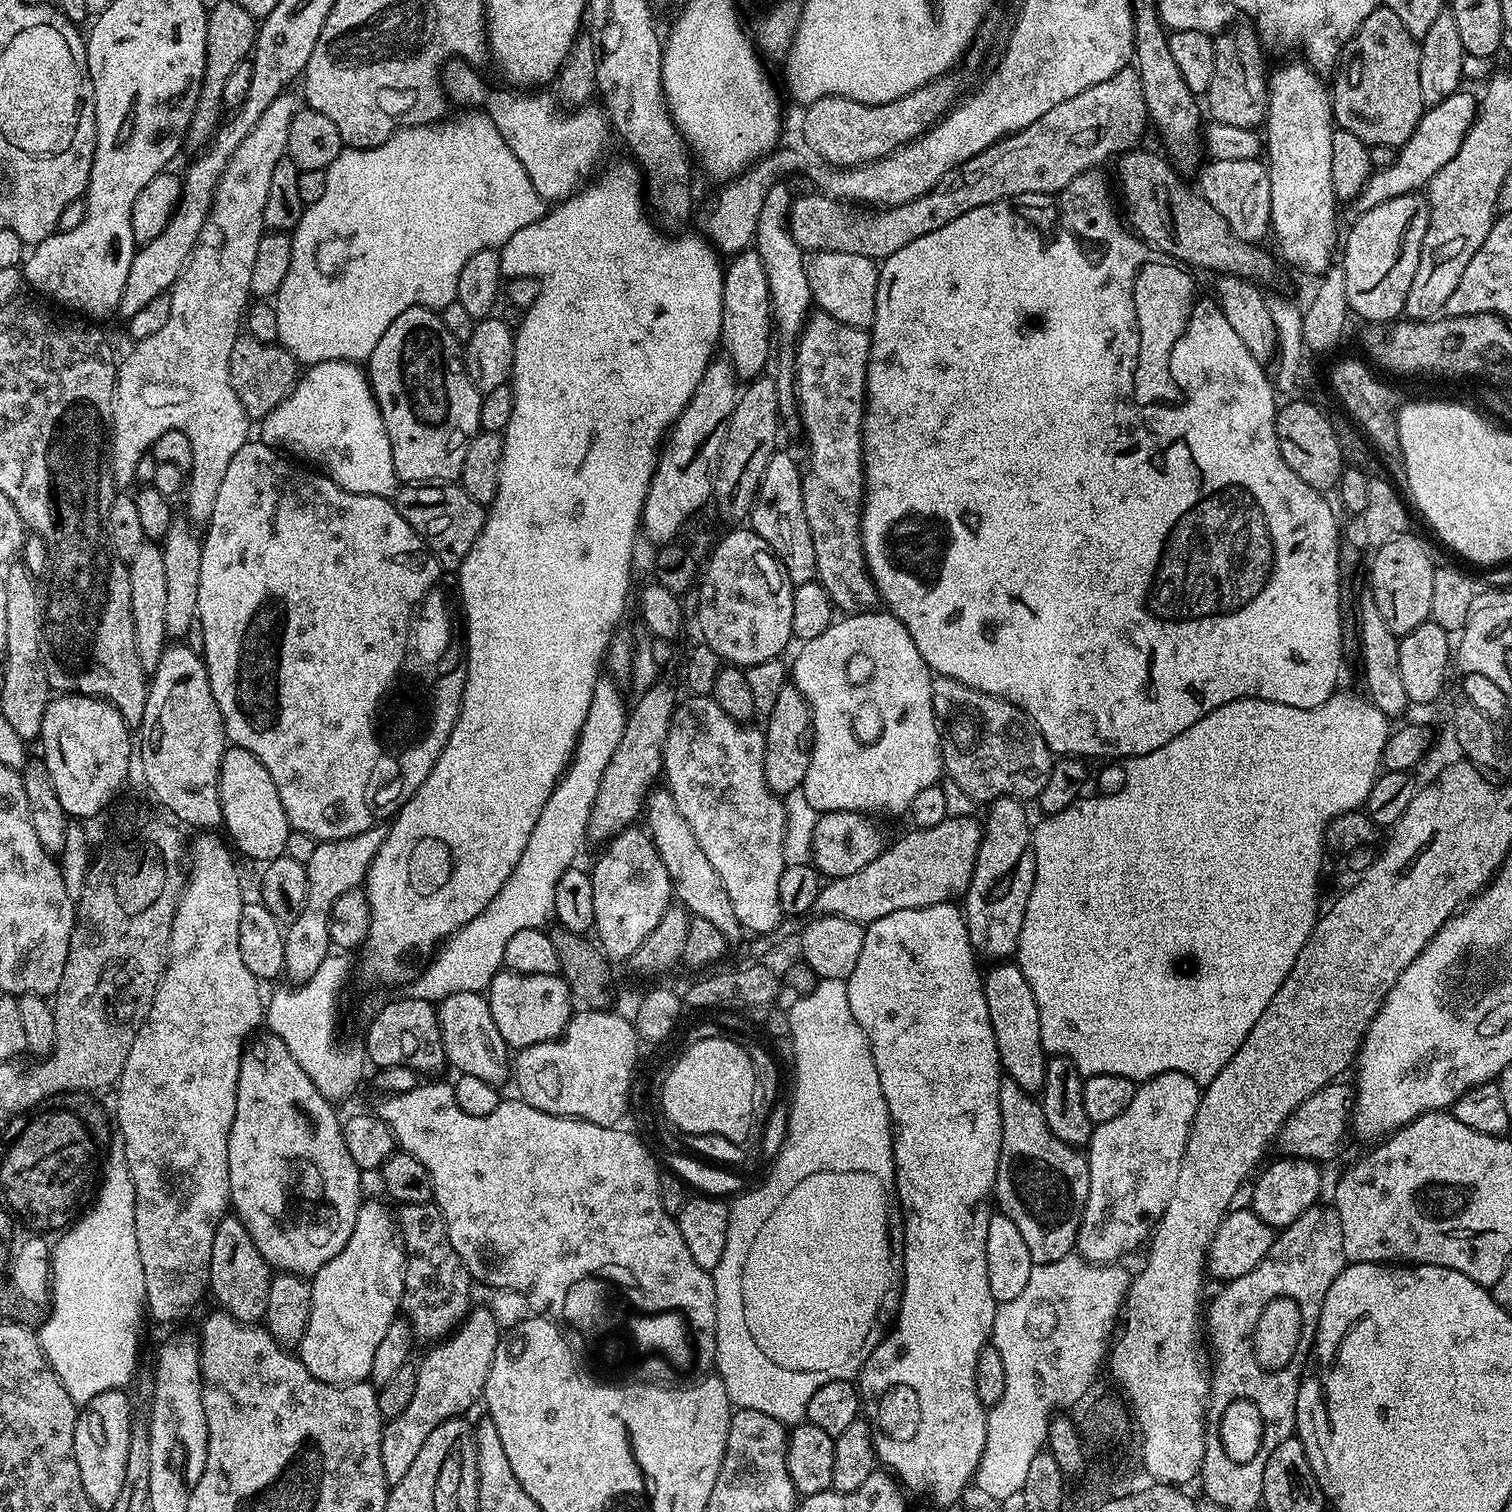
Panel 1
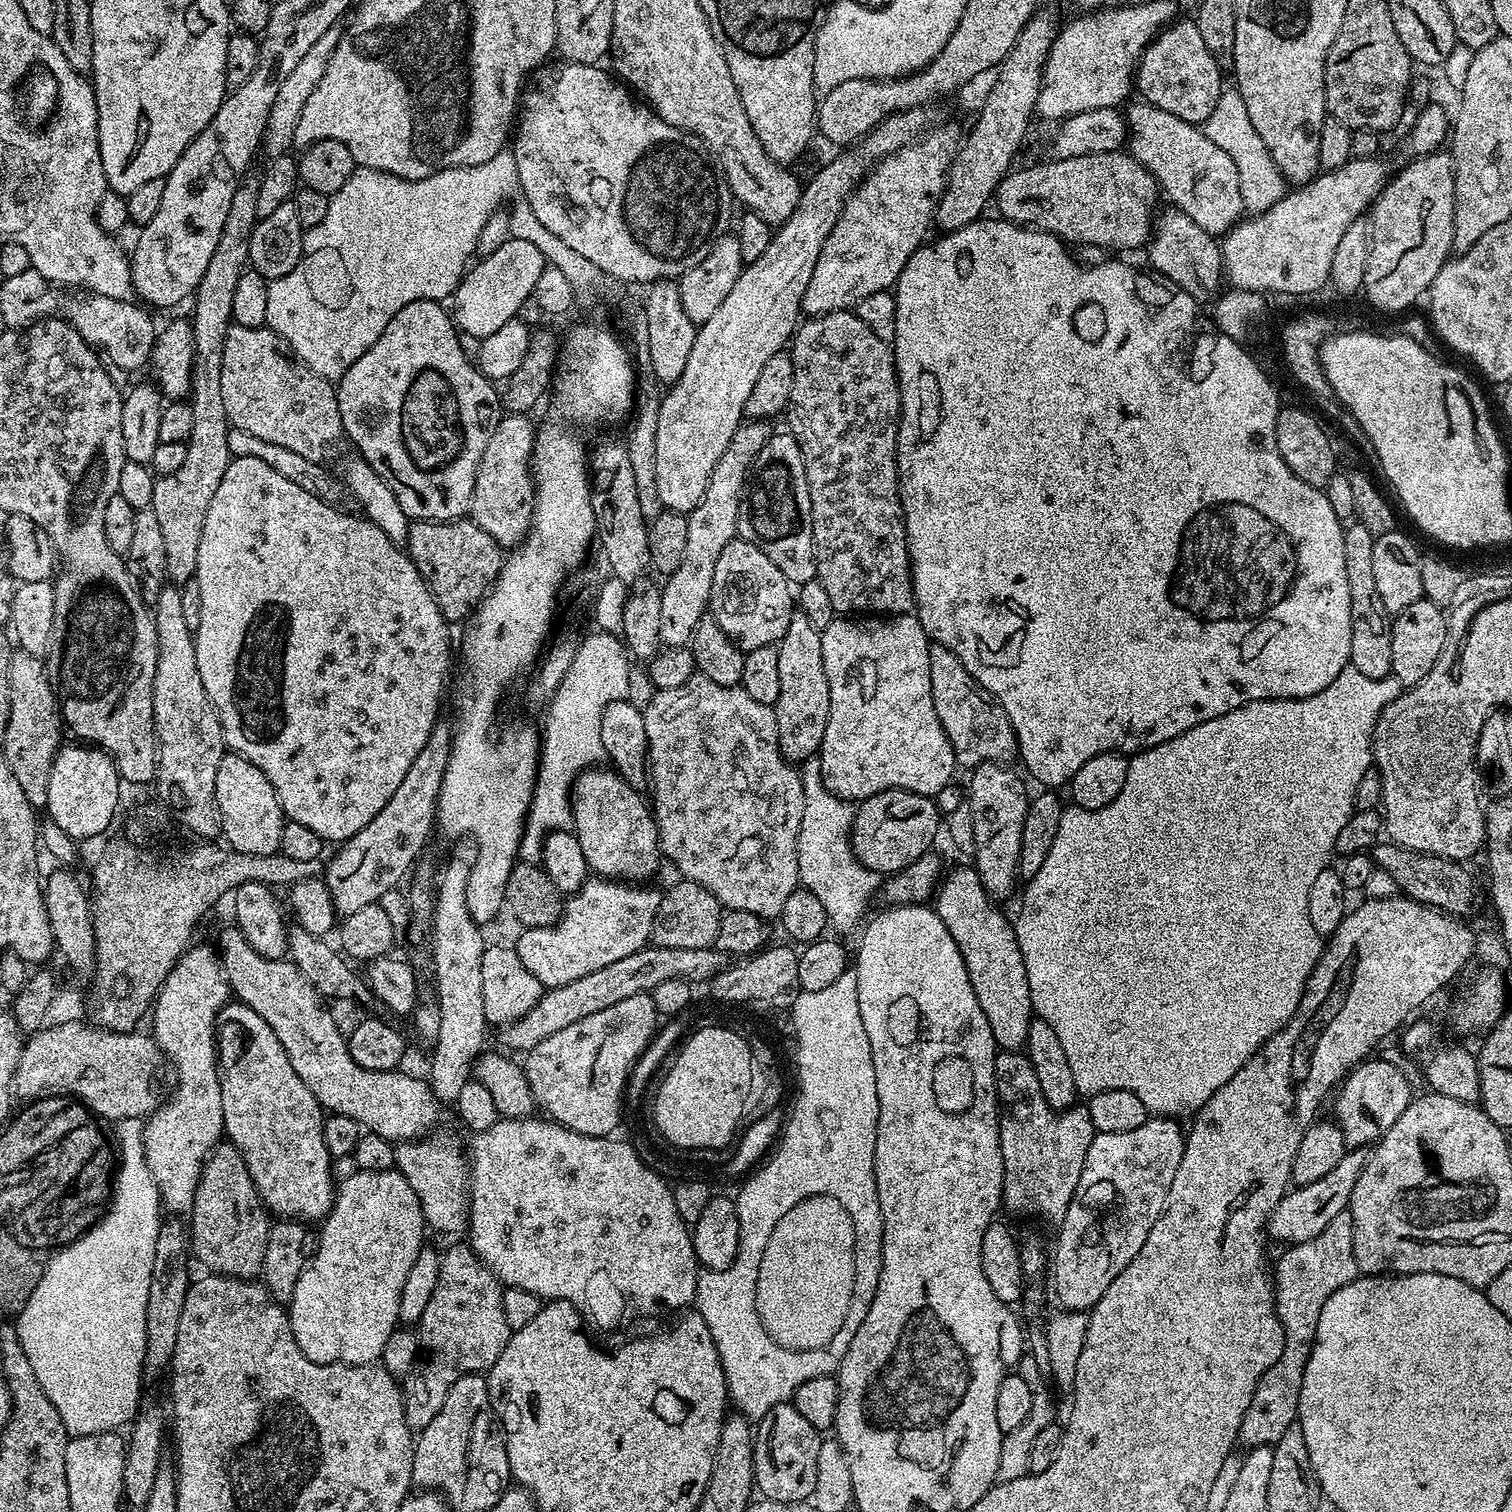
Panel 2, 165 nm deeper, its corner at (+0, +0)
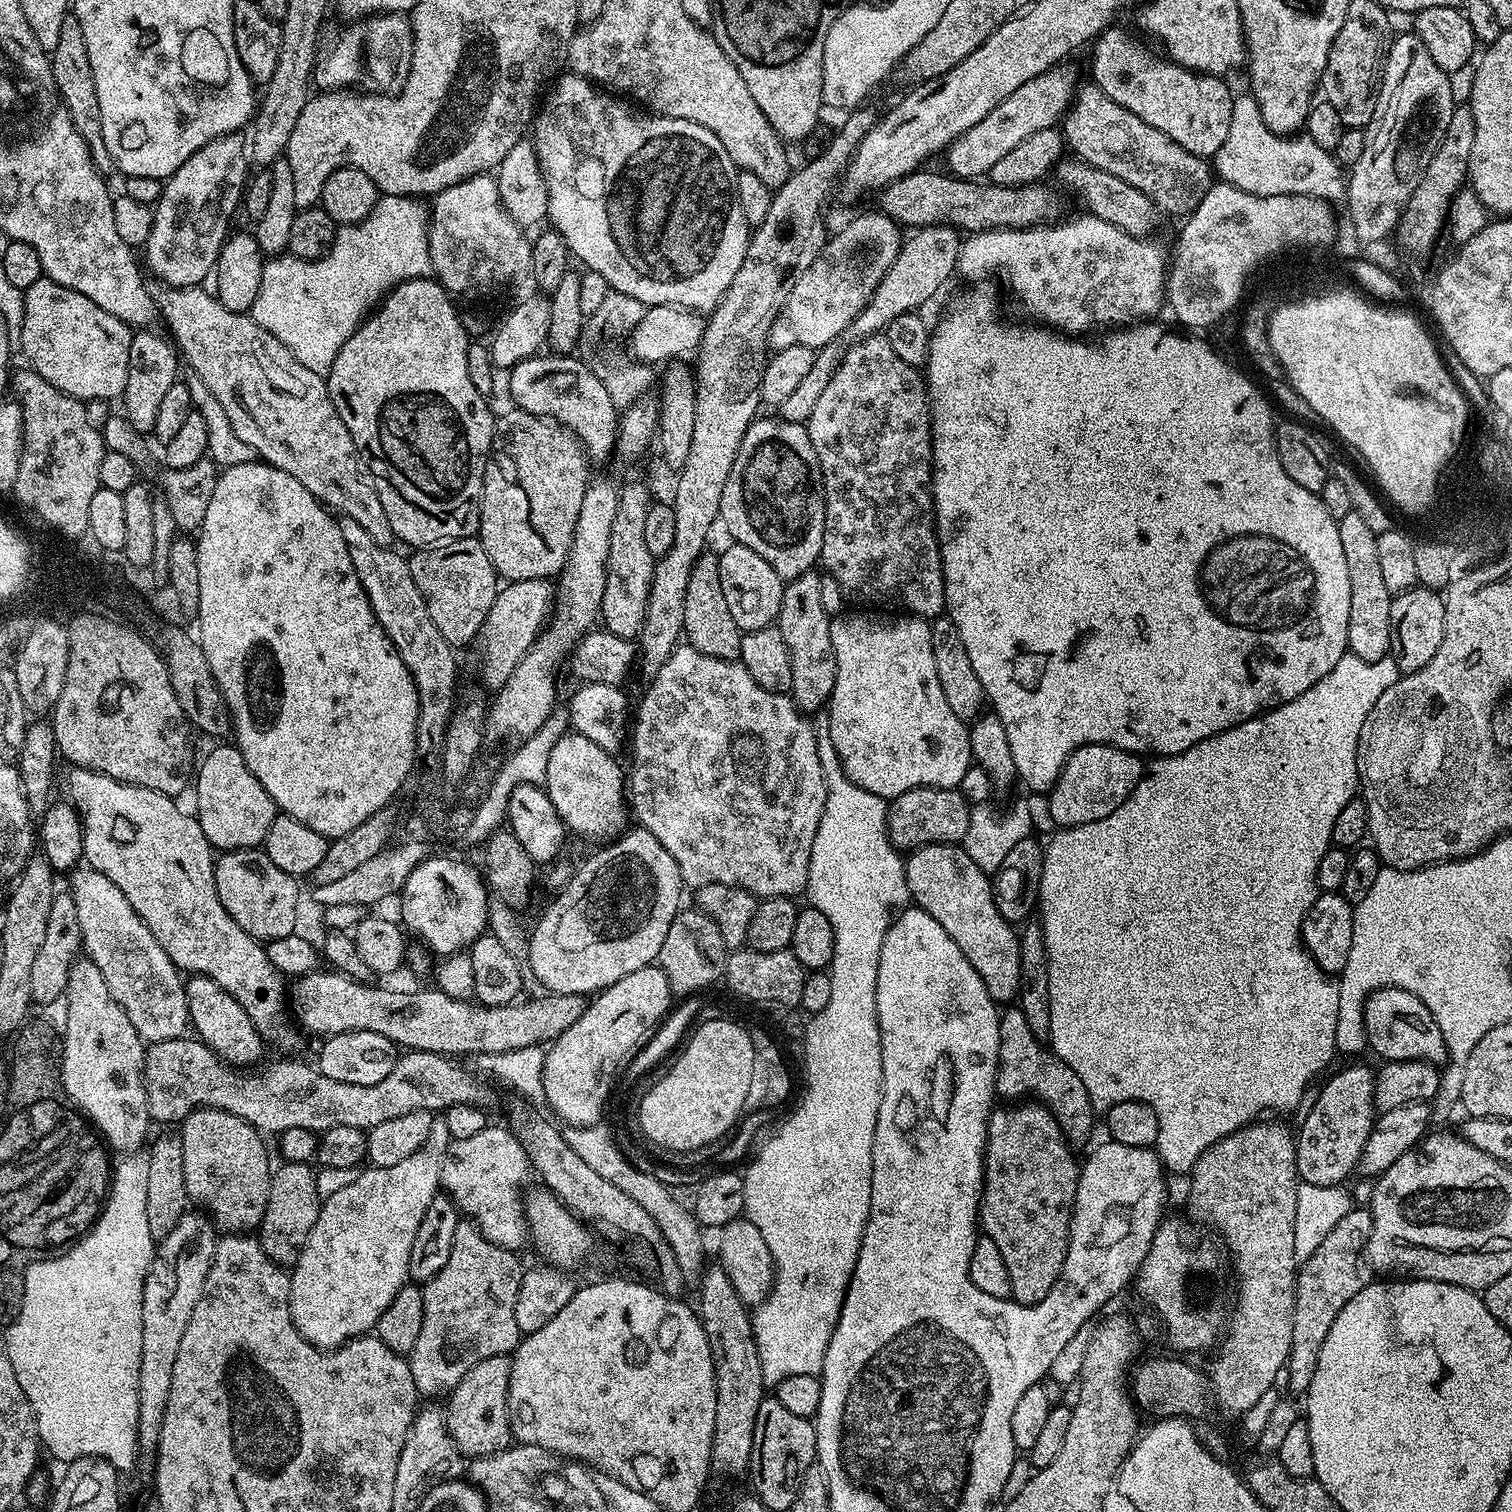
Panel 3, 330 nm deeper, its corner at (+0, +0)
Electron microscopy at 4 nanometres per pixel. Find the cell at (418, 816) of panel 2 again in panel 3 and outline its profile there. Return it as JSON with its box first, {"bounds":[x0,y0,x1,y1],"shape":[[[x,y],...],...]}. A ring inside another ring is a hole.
{"bounds":[478,580,554,690],"shape":[[[514,580],[497,591],[494,606],[490,606],[490,614],[486,614],[478,637],[480,680],[491,690],[499,690],[504,685],[545,631],[554,611],[554,588],[550,585],[548,580]]]}

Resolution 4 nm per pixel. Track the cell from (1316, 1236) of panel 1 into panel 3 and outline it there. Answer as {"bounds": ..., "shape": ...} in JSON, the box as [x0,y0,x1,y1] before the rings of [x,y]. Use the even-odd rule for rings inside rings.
{"bounds":[1286,1206,1372,1393],"shape":[[[1354,1206],[1344,1218],[1322,1240],[1322,1244],[1299,1265],[1296,1274],[1296,1297],[1294,1298],[1294,1330],[1290,1338],[1290,1354],[1286,1365],[1288,1388],[1292,1392],[1307,1393],[1310,1378],[1314,1378],[1314,1366],[1318,1366],[1318,1353],[1334,1318],[1338,1318],[1342,1306],[1358,1294],[1370,1282],[1369,1265],[1366,1263],[1366,1249],[1372,1214],[1367,1207]]]}

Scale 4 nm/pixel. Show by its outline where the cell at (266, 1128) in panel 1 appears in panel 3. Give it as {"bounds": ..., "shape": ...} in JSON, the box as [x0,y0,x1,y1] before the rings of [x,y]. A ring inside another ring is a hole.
{"bounds":[183,975,266,1070],"shape":[[[189,975],[183,981],[183,987],[191,1027],[196,1027],[195,1035],[204,1041],[204,1045],[217,1052],[225,1064],[241,1070],[259,1065],[266,1044],[254,1022],[250,1022],[250,1014],[246,1014],[246,1010],[242,1010],[242,1006],[238,1006],[238,1002],[234,1002],[234,998],[210,978]]]}

